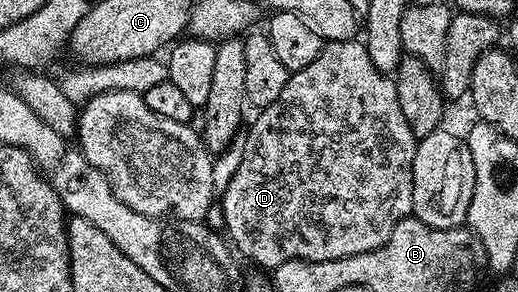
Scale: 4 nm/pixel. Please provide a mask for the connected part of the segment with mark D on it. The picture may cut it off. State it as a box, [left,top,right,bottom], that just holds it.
[218,41,417,268]

